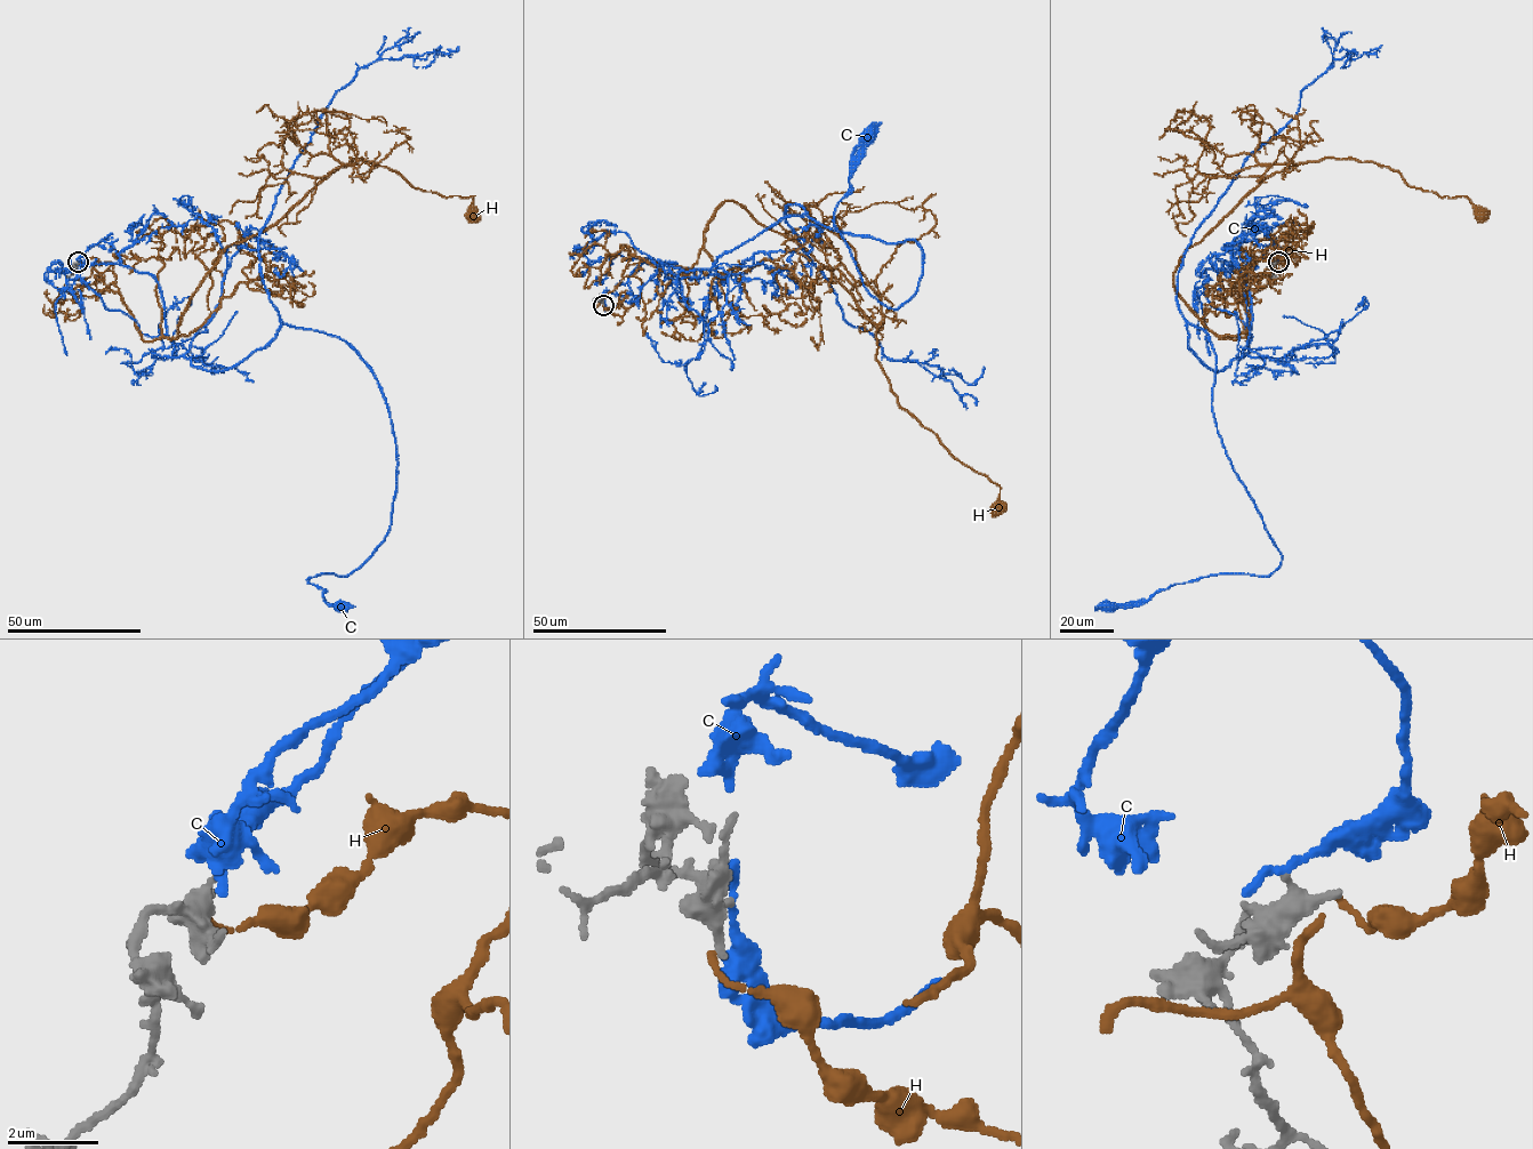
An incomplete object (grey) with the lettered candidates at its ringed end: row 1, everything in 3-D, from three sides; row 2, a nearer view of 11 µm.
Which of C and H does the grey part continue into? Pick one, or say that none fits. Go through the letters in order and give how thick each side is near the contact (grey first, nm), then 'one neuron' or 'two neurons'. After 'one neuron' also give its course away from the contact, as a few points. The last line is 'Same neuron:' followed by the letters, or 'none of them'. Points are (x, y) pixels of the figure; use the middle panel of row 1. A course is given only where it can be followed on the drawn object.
C: 240 nm thick on the grey side, 240 nm on the other; two neurons
H: 340 nm thick on the grey side, 120 nm on the other; two neurons
Same neuron: none of them

